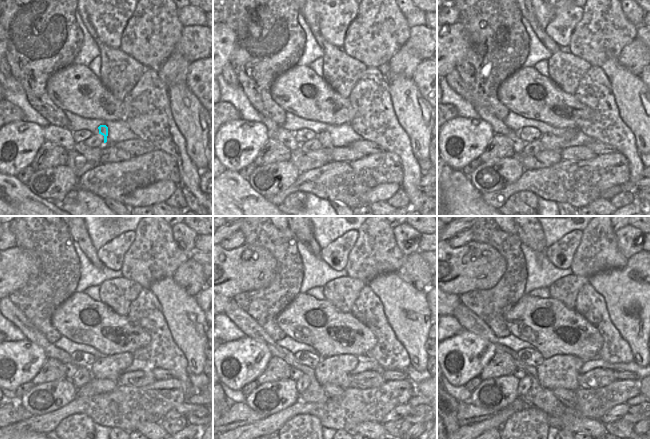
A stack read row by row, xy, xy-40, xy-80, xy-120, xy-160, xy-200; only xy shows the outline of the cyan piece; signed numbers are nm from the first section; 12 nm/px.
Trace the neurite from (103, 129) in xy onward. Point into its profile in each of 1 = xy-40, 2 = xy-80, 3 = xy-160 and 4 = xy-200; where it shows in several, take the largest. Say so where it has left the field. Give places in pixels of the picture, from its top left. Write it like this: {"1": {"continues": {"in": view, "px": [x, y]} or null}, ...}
{"1": {"continues": {"in": "xy-40", "px": [324, 138]}}, "2": {"continues": {"in": "xy-80", "px": [549, 141]}}, "3": {"continues": {"in": "xy-160", "px": [337, 369]}}, "4": {"continues": {"in": "xy-200", "px": [562, 371]}}}

